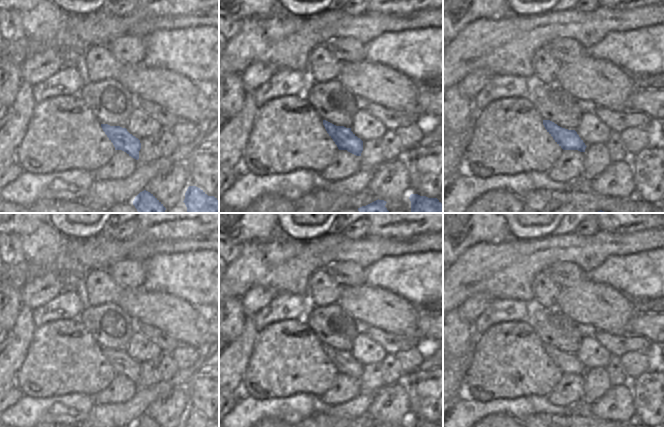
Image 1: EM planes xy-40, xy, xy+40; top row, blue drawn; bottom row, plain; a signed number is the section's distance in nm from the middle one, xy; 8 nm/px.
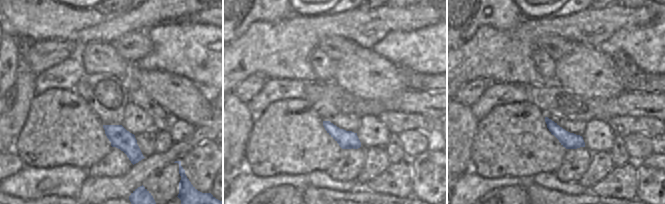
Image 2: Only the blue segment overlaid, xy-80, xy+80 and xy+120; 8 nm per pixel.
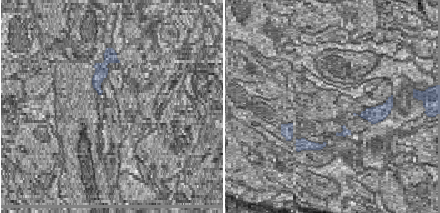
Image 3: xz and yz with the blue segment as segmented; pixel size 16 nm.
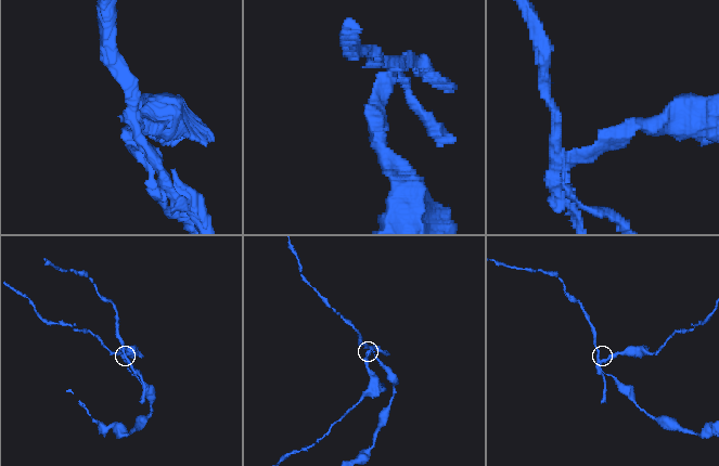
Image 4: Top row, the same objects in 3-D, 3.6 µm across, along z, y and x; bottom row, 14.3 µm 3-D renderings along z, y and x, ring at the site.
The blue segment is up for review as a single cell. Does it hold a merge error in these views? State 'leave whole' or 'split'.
split

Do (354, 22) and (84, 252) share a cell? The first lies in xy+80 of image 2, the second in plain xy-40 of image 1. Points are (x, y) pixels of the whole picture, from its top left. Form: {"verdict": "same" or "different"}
{"verdict": "different"}

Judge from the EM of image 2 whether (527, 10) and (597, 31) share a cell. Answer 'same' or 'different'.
different

